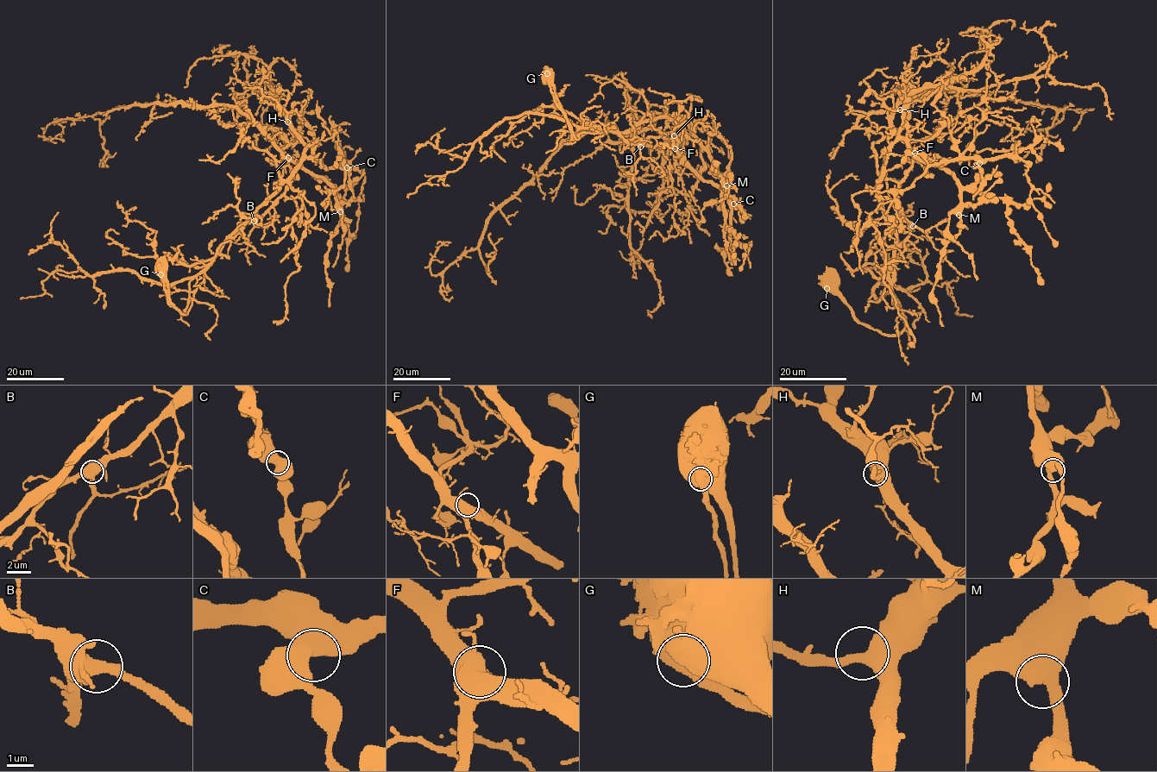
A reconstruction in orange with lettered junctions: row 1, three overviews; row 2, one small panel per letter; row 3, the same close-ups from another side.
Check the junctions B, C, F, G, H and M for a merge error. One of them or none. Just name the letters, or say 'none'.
G

